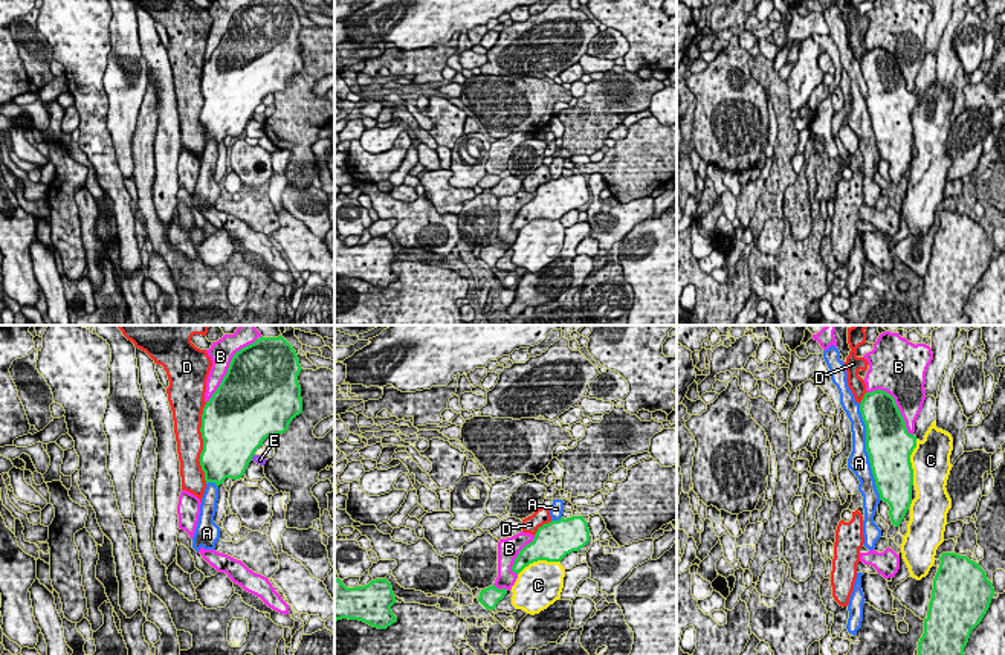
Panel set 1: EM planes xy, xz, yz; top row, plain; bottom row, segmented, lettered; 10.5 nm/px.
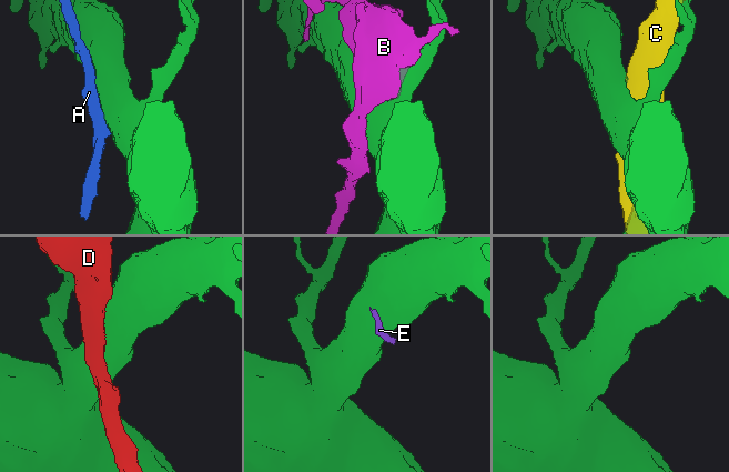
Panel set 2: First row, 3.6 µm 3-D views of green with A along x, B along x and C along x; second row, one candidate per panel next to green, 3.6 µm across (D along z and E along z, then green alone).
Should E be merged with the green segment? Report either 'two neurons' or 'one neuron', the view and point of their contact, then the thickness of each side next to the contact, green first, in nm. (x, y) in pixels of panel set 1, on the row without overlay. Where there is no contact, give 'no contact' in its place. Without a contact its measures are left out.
two neurons; meets green in xy at (252, 113); 500 nm thick on the green side, 100 nm on the other

